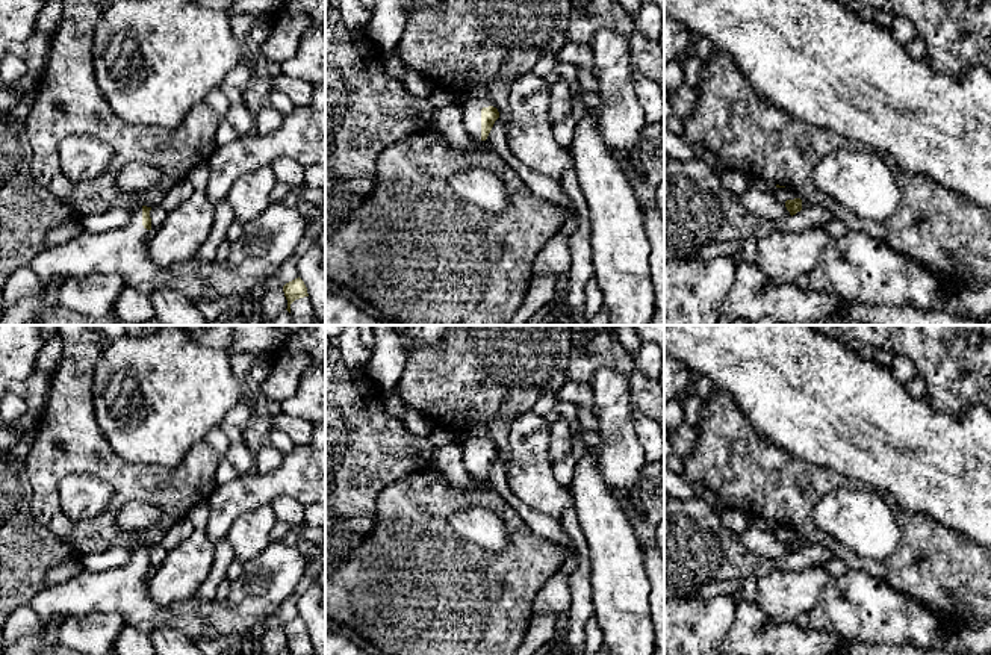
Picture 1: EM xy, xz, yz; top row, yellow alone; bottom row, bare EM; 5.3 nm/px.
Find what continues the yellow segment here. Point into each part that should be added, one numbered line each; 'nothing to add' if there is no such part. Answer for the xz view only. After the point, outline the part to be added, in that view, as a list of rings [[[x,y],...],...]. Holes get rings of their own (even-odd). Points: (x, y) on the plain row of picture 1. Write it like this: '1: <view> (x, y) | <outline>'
1: xz (472, 447) | [[[468,437],[463,442],[463,464],[468,470],[468,473],[475,478],[477,481],[481,481],[481,448],[492,445],[486,439],[477,439],[477,437]]]

